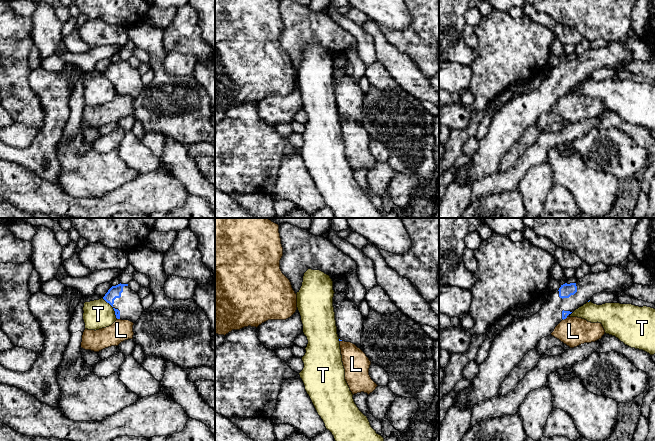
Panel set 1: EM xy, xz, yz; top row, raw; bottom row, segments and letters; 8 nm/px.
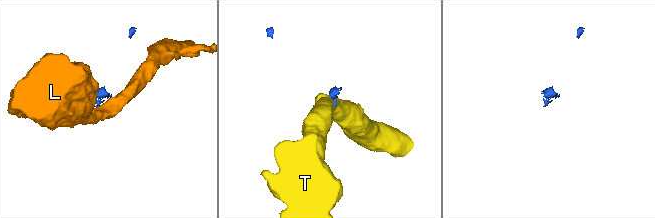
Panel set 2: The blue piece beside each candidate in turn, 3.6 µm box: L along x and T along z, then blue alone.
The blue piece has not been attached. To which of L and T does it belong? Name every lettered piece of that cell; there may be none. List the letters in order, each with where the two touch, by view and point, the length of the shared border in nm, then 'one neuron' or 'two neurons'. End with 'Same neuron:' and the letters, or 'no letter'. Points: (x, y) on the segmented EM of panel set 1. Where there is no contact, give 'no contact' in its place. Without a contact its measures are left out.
L: contact yz (565, 318); length 50 nm; two neurons
T: contact xy (113, 308); length 200 nm; two neurons
Same neuron: no letter

